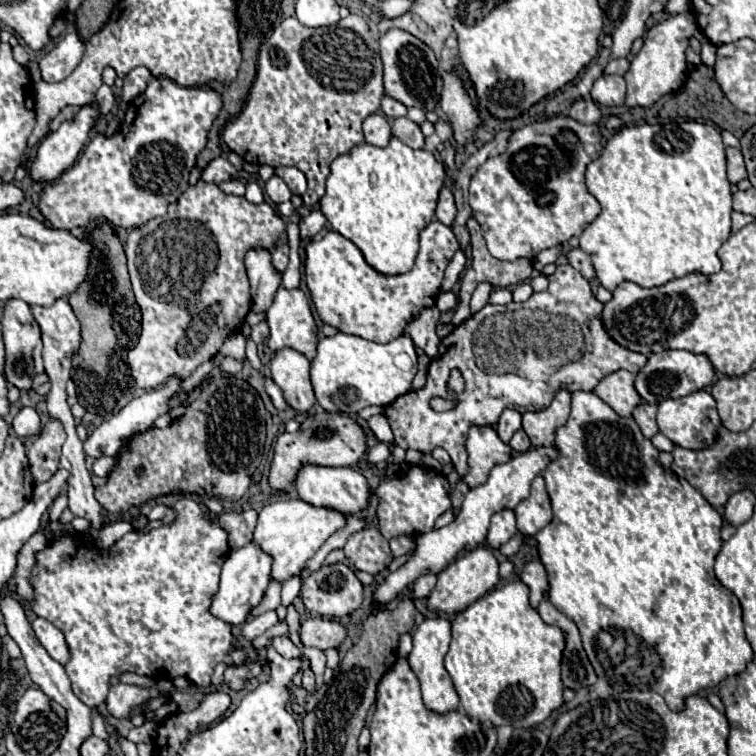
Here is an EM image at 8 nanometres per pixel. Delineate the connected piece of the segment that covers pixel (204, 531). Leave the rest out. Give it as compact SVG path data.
M181 498L175 502L173 506L175 510L175 520L171 524L165 524L161 528L153 528L149 534L139 534L139 532L129 532L125 534L117 544L115 544L115 550L111 556L103 556L101 552L97 552L97 548L93 546L93 542L89 542L89 538L85 538L85 534L79 534L79 536L59 536L55 538L43 552L37 554L37 566L33 570L33 590L35 590L35 598L37 602L33 604L33 610L37 612L37 616L49 620L53 626L57 626L65 640L67 640L67 646L71 650L71 660L65 664L65 672L71 680L71 686L73 686L73 692L75 696L87 704L89 708L97 708L99 704L105 702L107 694L109 694L109 678L113 674L123 674L123 672L135 672L135 674L143 674L143 676L149 676L149 678L155 678L155 680L175 680L177 676L187 676L193 684L197 686L209 686L209 680L211 680L211 674L213 674L213 668L219 664L219 662L225 662L227 666L237 666L237 664L243 664L245 658L247 658L247 648L243 646L235 646L235 636L231 632L231 626L227 622L221 622L219 618L215 618L211 614L211 602L213 602L213 596L217 594L217 586L219 586L219 572L221 572L221 566L229 554L229 534L225 528L221 528L221 524L217 522L217 518L213 514L209 514L201 504L197 504L195 500L191 498Z

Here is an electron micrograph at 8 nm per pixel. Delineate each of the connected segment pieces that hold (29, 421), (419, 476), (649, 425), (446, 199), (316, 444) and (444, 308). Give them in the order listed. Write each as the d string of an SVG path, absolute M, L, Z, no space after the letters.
M21 408L19 414L13 418L11 426L19 438L31 438L41 432L41 420L35 408Z
M421 464L409 466L403 476L385 476L377 488L377 496L377 528L387 540L399 534L415 538L415 534L431 532L435 520L451 508L451 488L447 478L441 472Z
M641 402L641 404L635 408L633 418L635 418L635 422L637 422L637 426L641 428L641 432L643 432L645 438L653 438L653 436L659 432L657 420L655 420L655 418L657 418L657 406L655 406L655 404Z
M443 188L439 194L439 202L437 202L437 220L451 226L455 216L457 216L457 208L455 208L455 200L449 188Z
M319 412L303 420L299 432L295 434L281 434L275 444L275 456L271 462L269 484L277 490L285 490L293 486L295 474L303 464L317 464L317 466L355 466L361 456L367 452L367 432L365 428L343 414L329 414Z
M447 290L447 292L441 292L439 294L439 300L437 300L437 308L441 312L449 312L457 306L457 294L453 290Z

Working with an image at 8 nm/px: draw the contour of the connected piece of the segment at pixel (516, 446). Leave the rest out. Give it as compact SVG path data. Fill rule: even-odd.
M519 430L519 432L511 438L509 446L511 446L515 452L527 452L527 450L531 448L531 440L529 440L529 436L527 436L523 430Z

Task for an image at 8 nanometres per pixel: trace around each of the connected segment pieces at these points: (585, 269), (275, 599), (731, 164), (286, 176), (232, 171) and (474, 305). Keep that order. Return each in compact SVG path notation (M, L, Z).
M581 248L569 250L565 256L567 256L569 264L571 264L577 272L581 272L583 278L587 278L587 280L595 278L595 270L593 270L593 264L591 264L591 258L589 258L589 254L585 254Z
M273 580L265 592L265 598L261 600L261 606L257 606L257 610L253 610L251 616L259 616L267 610L275 610L279 606L279 602L281 602L281 582Z
M727 148L727 174L729 174L729 182L733 182L733 184L747 178L743 154L739 148Z
M279 166L275 168L275 176L279 176L293 194L297 196L303 196L305 190L307 190L307 180L305 180L305 174L299 172L297 168L289 168L289 166Z
M219 156L213 162L209 162L209 166L201 174L201 178L205 182L217 182L217 184L221 184L225 180L233 180L237 176L239 176L239 170L225 156Z
M483 282L481 286L477 286L477 290L473 292L473 298L470 300L470 310L472 315L476 314L477 310L481 310L481 308L487 304L491 290L493 290L493 286L487 284L487 282Z

